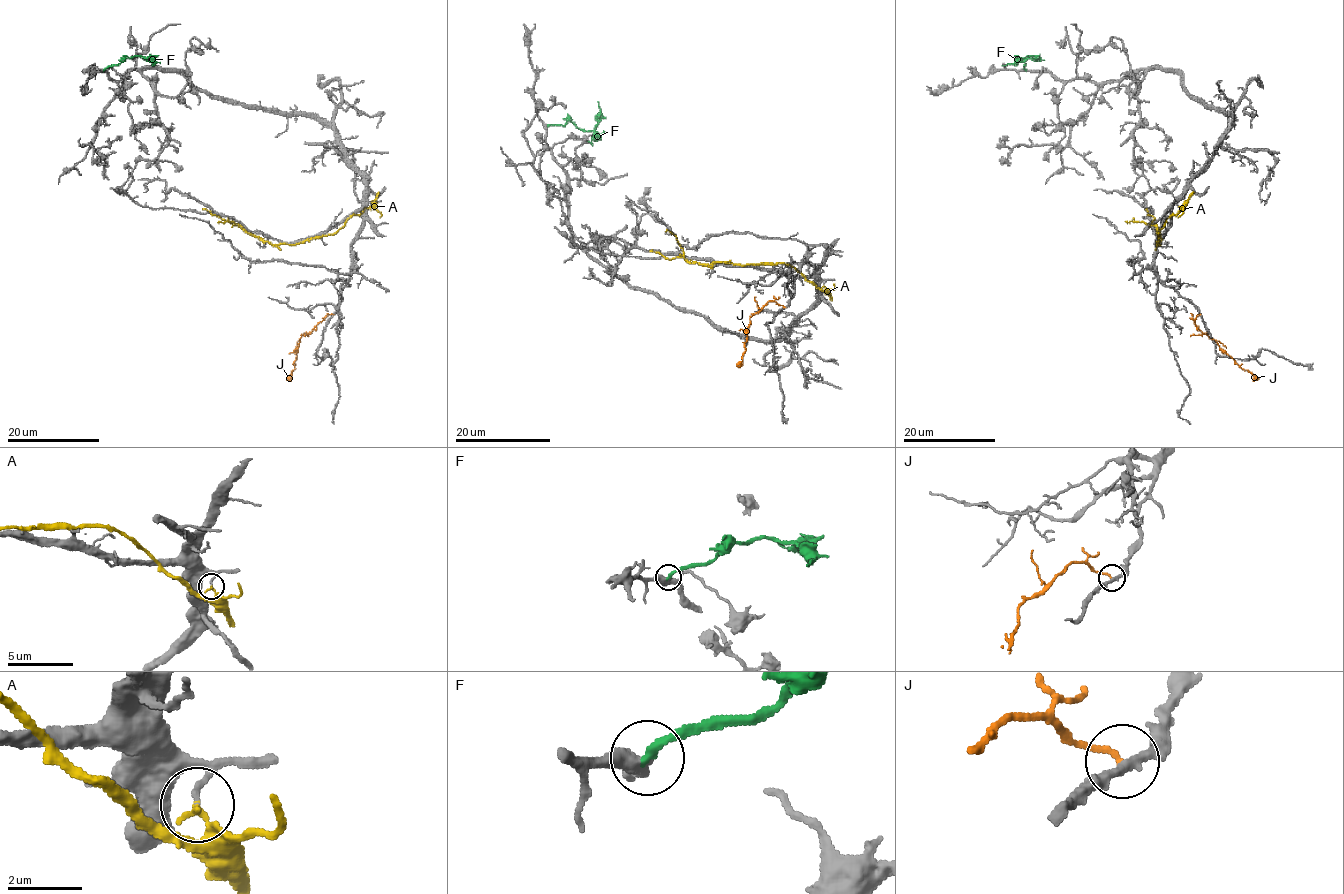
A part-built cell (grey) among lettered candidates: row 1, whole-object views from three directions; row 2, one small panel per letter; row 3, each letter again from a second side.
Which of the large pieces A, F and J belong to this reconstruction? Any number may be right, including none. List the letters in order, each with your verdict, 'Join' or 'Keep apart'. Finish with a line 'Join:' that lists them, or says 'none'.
A: Keep apart
F: Join
J: Keep apart
Join: F

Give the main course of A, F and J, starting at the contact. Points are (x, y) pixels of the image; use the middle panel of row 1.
A: (824, 285), (818, 288), (798, 271), (784, 263), (708, 265), (689, 262), (683, 257), (666, 259), (649, 250)
F: (547, 125), (561, 125), (568, 120), (591, 131), (599, 113), (597, 101)
J: (784, 306), (769, 302), (750, 318), (742, 362), (738, 367)

